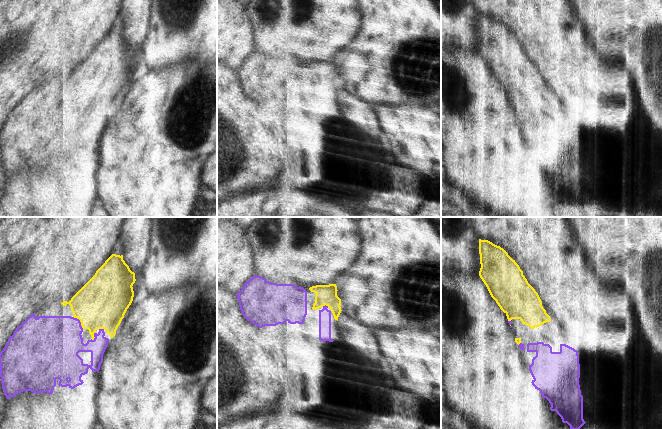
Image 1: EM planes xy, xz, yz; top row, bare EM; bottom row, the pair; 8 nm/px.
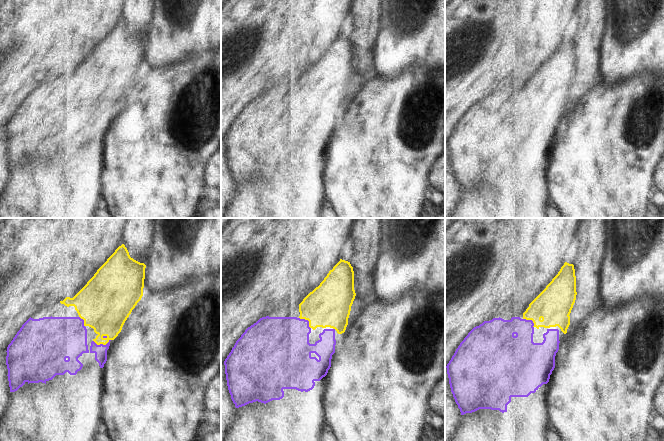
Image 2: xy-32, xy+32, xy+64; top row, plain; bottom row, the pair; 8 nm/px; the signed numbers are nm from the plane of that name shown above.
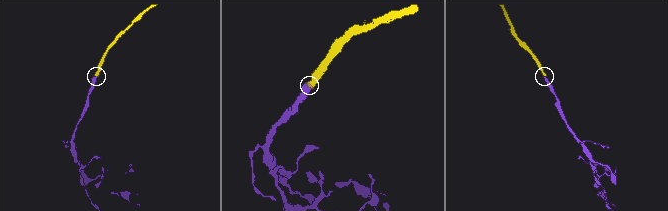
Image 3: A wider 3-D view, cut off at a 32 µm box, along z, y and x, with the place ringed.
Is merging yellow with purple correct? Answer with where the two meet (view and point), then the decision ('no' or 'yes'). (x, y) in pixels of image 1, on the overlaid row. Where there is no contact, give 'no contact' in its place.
meets yellow in xy at (80, 321); yes

